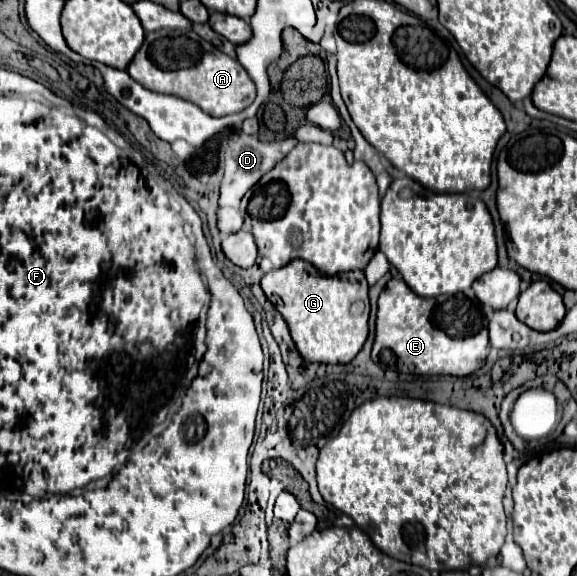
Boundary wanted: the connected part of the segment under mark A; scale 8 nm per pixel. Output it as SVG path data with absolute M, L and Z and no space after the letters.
M163 29L147 33L141 49L129 63L127 73L143 87L157 93L173 93L175 97L199 105L213 117L239 113L255 101L255 85L247 71L235 59L219 53L191 29Z

